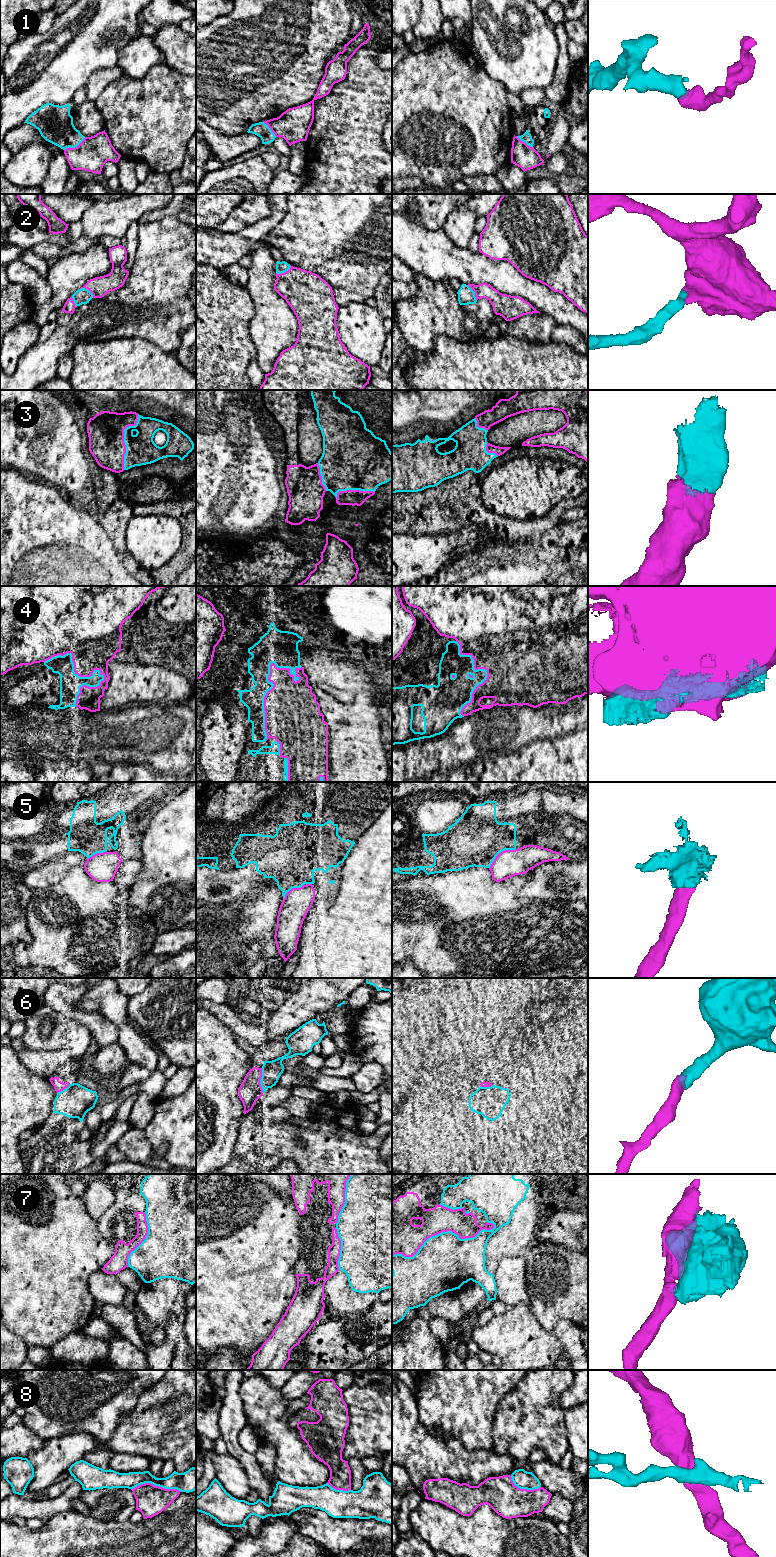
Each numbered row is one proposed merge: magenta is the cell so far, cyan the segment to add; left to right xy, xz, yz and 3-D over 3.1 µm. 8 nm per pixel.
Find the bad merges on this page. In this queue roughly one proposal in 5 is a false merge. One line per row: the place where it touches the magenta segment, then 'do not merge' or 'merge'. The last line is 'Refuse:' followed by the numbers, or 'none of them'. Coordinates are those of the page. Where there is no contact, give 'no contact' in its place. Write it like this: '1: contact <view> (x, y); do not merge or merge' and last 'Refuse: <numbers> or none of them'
1: contact xy (75, 147); merge
2: contact xz (284, 272); merge
3: contact xy (123, 439); merge
4: contact xz (272, 682); do not merge
5: contact yz (499, 853); do not merge
6: contact xz (260, 1079); merge
7: contact yz (443, 1231); do not merge
8: contact xy (156, 1486); do not merge
Refuse: 4, 5, 7, 8

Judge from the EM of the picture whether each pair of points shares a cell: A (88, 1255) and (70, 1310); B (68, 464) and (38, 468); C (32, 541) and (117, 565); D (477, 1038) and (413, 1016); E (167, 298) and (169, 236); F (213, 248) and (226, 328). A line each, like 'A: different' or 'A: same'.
A: same
B: same
C: same
D: same
E: same
F: different

